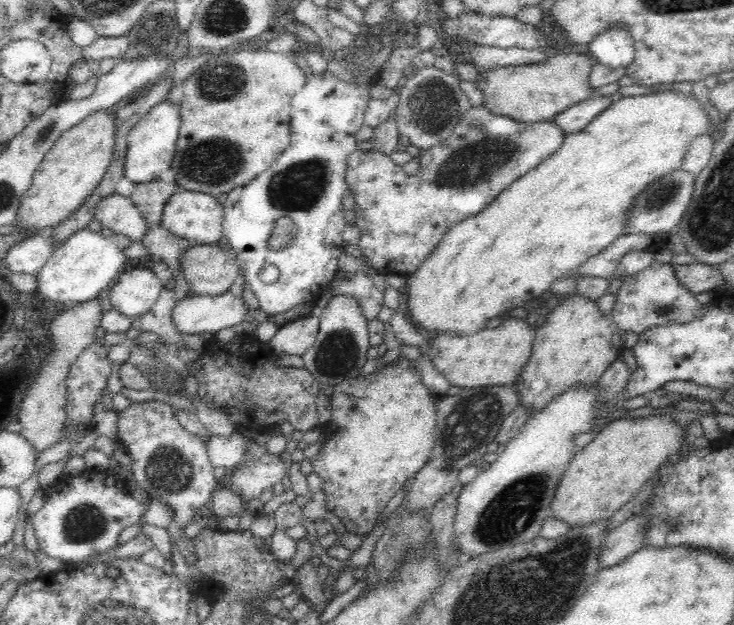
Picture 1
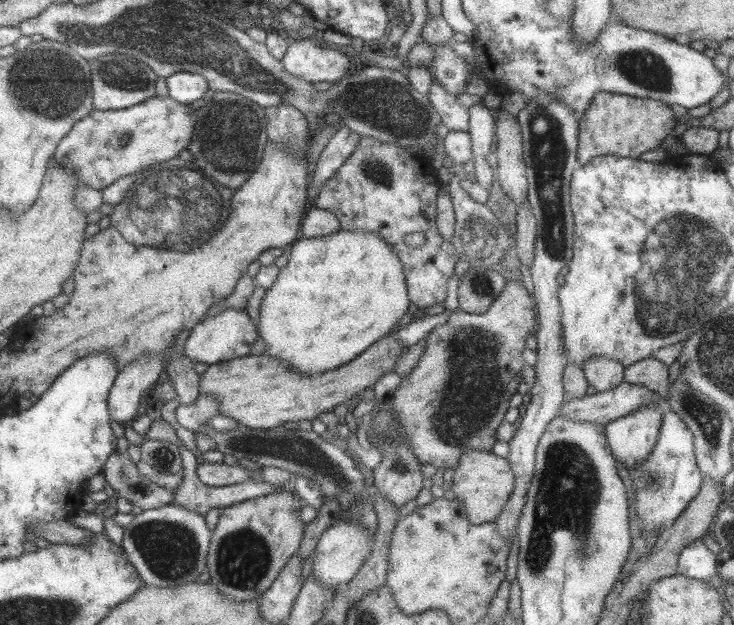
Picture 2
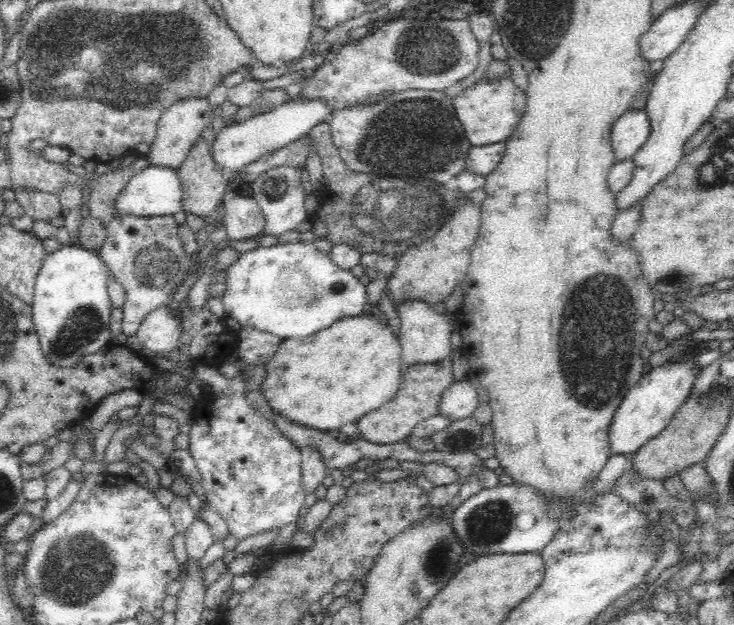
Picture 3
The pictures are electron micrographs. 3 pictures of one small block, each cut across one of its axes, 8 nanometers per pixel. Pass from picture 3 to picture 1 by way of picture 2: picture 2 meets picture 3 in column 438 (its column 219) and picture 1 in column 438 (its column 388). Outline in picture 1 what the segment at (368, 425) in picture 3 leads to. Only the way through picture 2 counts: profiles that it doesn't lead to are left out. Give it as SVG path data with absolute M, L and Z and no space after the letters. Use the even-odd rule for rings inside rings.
M512 317L496 328L484 328L472 336L444 332L429 338L430 358L436 370L445 376L450 386L500 386L514 383L530 358L535 330L526 321Z

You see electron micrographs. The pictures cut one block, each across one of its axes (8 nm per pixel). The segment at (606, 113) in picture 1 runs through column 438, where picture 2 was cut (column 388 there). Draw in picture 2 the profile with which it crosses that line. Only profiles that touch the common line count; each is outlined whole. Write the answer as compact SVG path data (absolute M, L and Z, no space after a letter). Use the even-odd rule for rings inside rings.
M340 229L338 232L330 234L330 236L320 236L320 238L302 237L294 241L288 264L279 271L276 282L268 290L264 290L263 301L261 302L258 330L261 339L266 344L266 354L286 360L299 373L311 375L338 368L349 360L354 360L354 358L360 356L361 352L370 348L380 338L384 338L389 333L395 332L402 320L402 316L414 309L409 299L402 262L400 262L398 254L392 251L394 251L394 248L390 246L390 243L386 239L380 238L376 232L362 232L362 230L350 232L350 230Z

